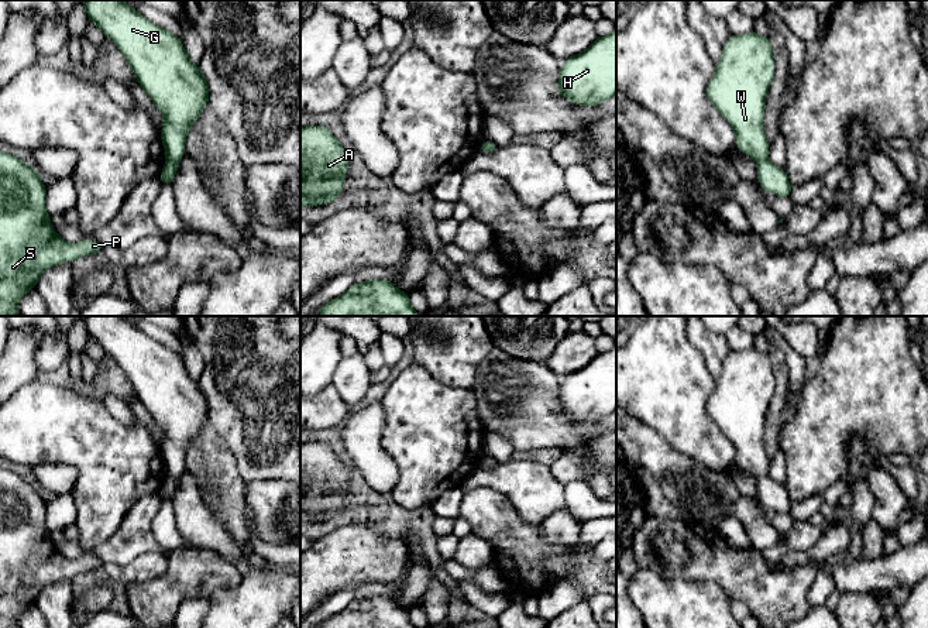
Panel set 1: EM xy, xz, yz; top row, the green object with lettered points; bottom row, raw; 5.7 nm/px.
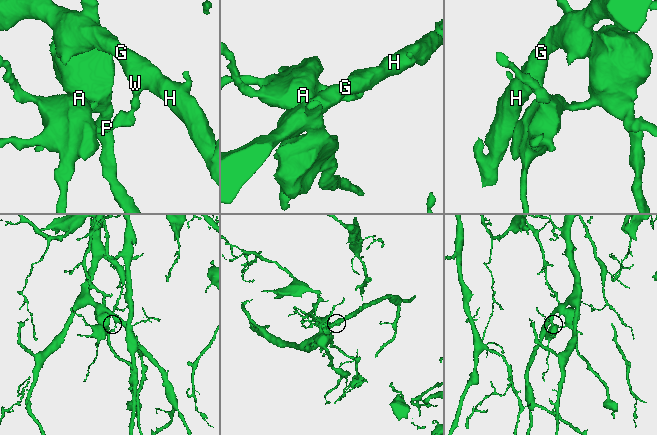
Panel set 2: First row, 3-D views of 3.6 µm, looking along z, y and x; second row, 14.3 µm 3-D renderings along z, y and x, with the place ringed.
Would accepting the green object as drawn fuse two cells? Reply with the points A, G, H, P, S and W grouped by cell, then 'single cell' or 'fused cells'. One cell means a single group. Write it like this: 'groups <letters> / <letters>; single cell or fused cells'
groups A P S / G H W; fused cells

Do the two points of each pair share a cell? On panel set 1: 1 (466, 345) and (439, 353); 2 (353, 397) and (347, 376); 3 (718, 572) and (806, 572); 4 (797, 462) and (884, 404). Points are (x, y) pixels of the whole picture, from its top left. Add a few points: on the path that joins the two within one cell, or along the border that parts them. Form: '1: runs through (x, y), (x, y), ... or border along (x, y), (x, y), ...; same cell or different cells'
1: runs through (459, 349), (454, 353), (446, 353); same cell
2: runs through (353, 391), (351, 381); same cell
3: runs through (739, 572), (751, 580), (784, 580); same cell
4: runs through (818, 441), (855, 404), (863, 404); same cell

